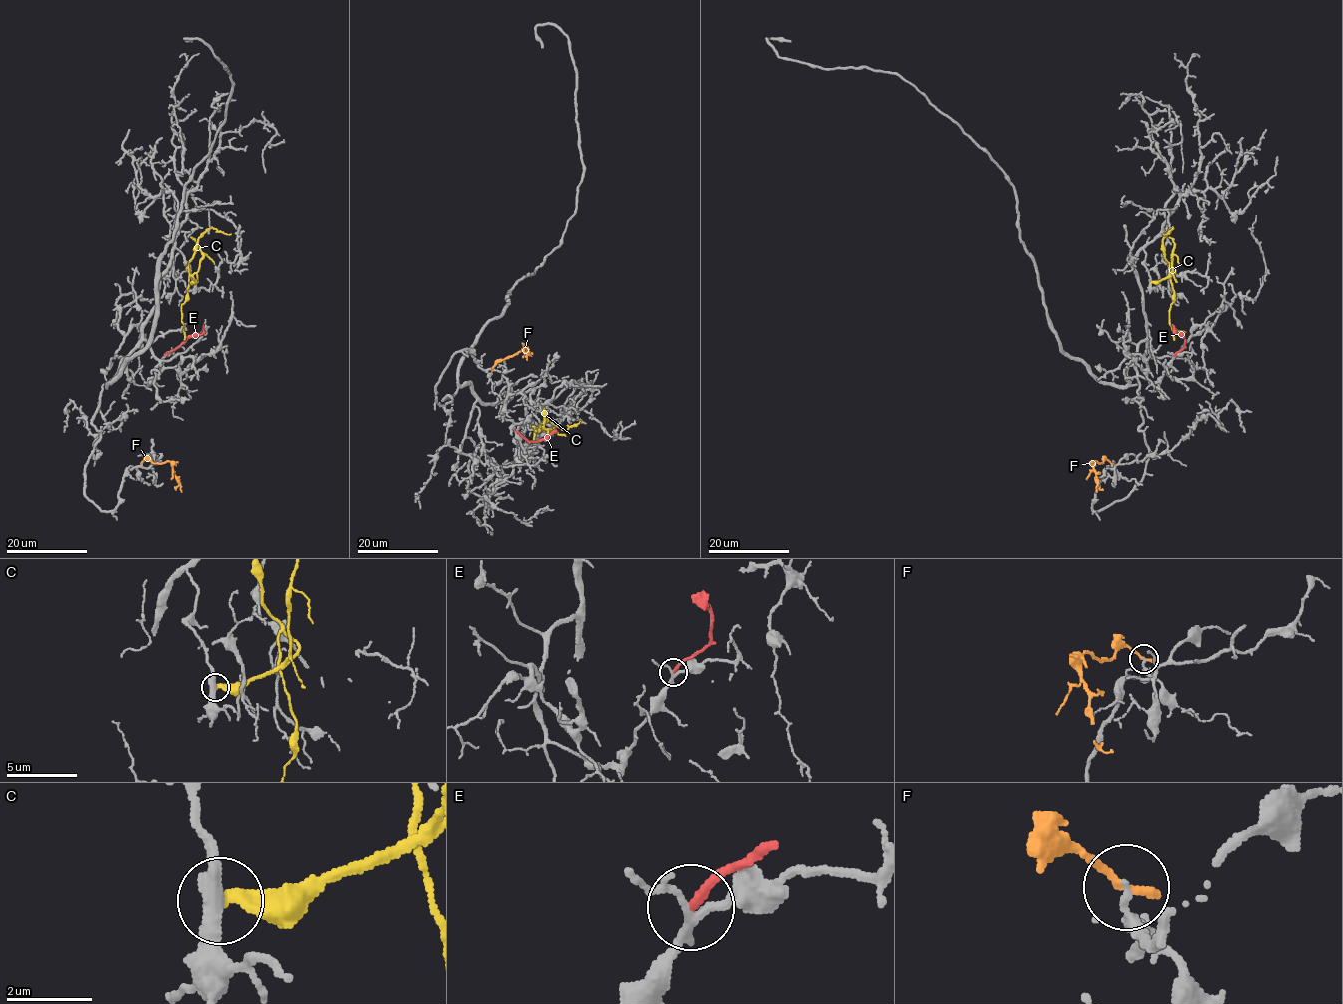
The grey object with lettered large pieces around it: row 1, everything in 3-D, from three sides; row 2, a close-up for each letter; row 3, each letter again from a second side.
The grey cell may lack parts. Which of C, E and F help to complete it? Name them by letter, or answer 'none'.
none

